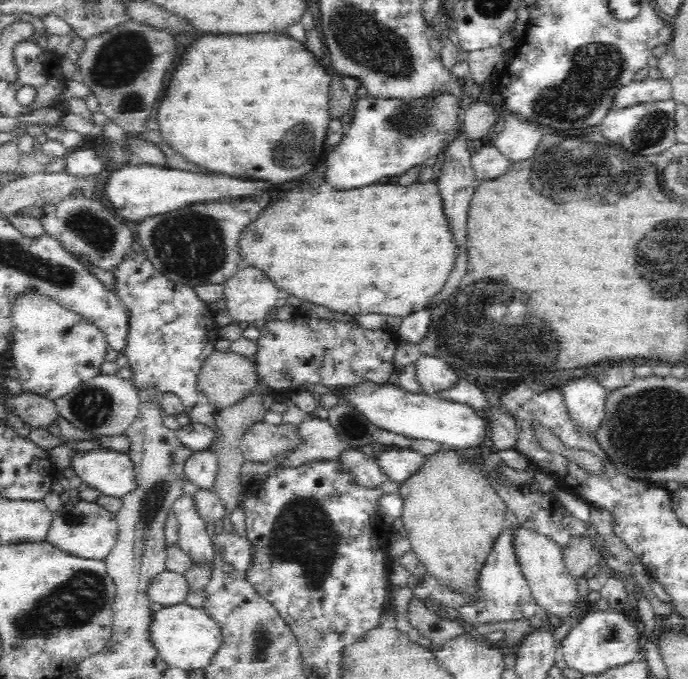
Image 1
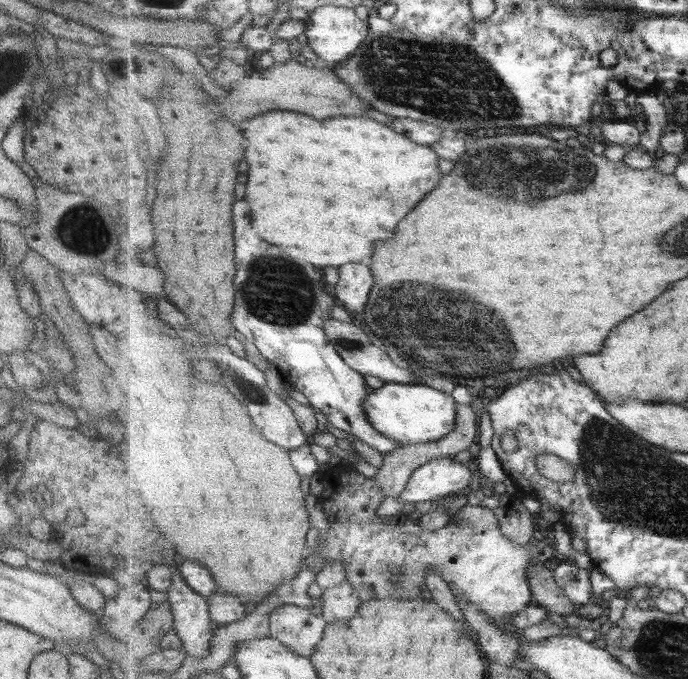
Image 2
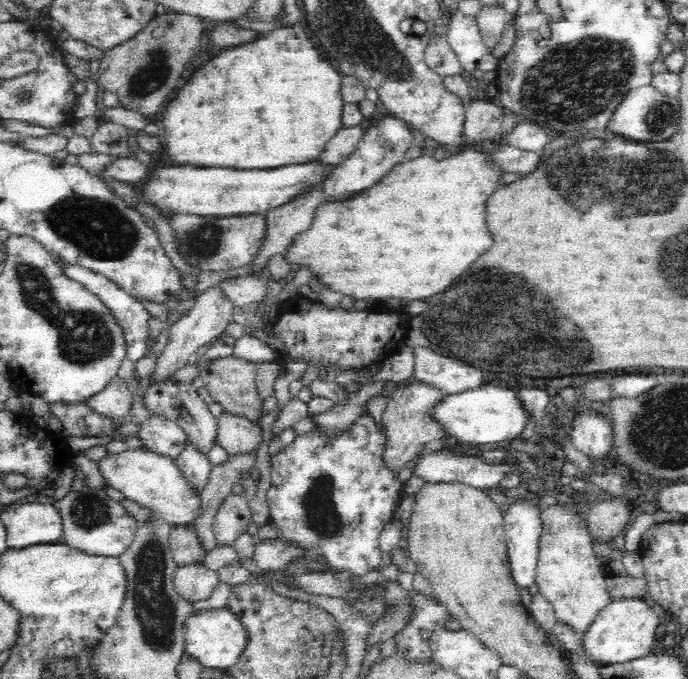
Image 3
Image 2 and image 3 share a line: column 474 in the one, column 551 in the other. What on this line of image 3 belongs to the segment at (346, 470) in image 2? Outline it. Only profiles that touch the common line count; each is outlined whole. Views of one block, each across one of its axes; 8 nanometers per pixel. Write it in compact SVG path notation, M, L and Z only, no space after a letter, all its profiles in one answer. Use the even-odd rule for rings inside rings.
M548 502L541 511L541 519L543 526L535 584L552 604L557 620L583 636L594 624L600 610L610 604L607 579L612 572L609 563L600 562L594 553L594 540L588 533L583 512Z

